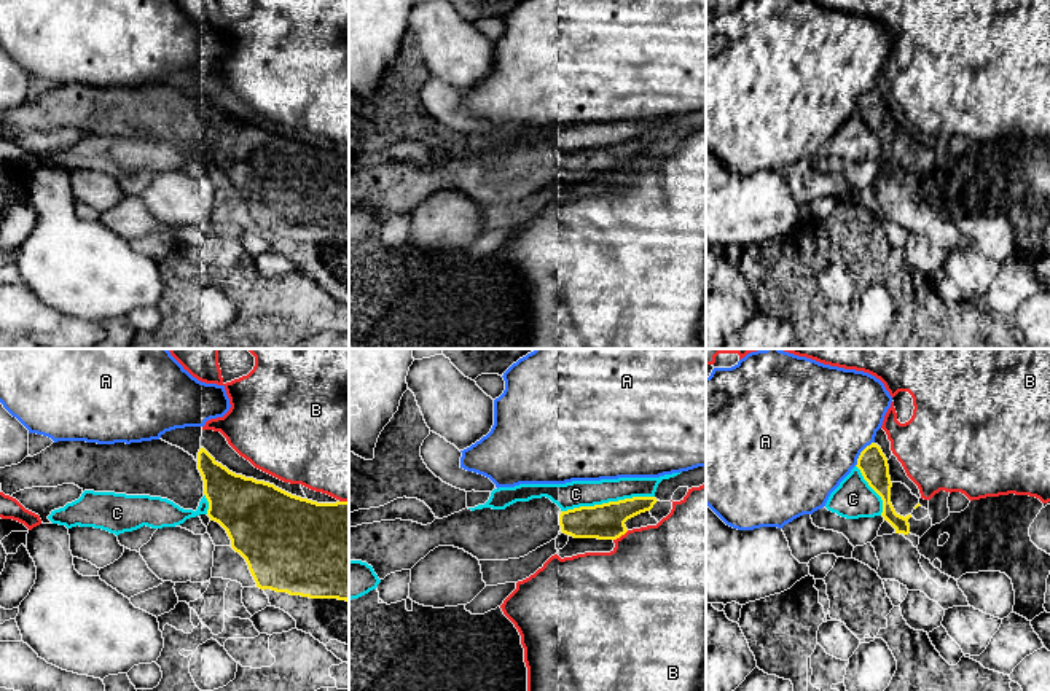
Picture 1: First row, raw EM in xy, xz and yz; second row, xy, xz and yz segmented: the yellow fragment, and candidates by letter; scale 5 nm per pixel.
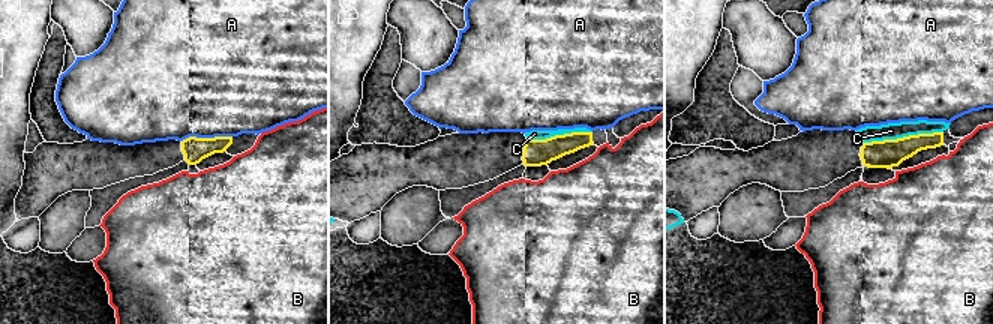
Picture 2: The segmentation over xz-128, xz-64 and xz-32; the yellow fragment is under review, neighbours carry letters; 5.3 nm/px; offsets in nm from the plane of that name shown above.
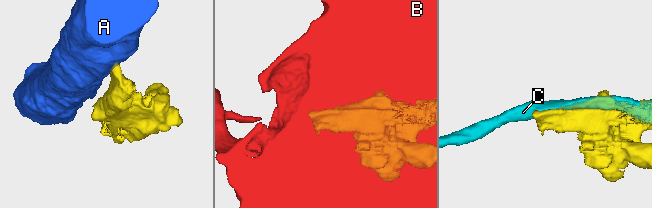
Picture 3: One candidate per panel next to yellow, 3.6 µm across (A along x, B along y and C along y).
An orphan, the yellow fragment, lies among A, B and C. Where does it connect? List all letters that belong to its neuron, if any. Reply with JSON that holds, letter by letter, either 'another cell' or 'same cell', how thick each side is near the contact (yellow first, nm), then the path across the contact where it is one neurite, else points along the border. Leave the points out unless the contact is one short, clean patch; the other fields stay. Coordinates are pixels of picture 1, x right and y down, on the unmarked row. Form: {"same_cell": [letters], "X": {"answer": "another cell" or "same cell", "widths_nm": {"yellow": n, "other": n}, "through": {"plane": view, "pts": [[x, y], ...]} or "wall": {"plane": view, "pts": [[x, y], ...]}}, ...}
{"same_cell": [], "A": {"answer": "another cell", "widths_nm": {"yellow": 150, "other": 500}}, "B": {"answer": "another cell", "widths_nm": {"yellow": 180, "other": 480}}, "C": {"answer": "another cell", "widths_nm": {"yellow": 180, "other": 140}}}

